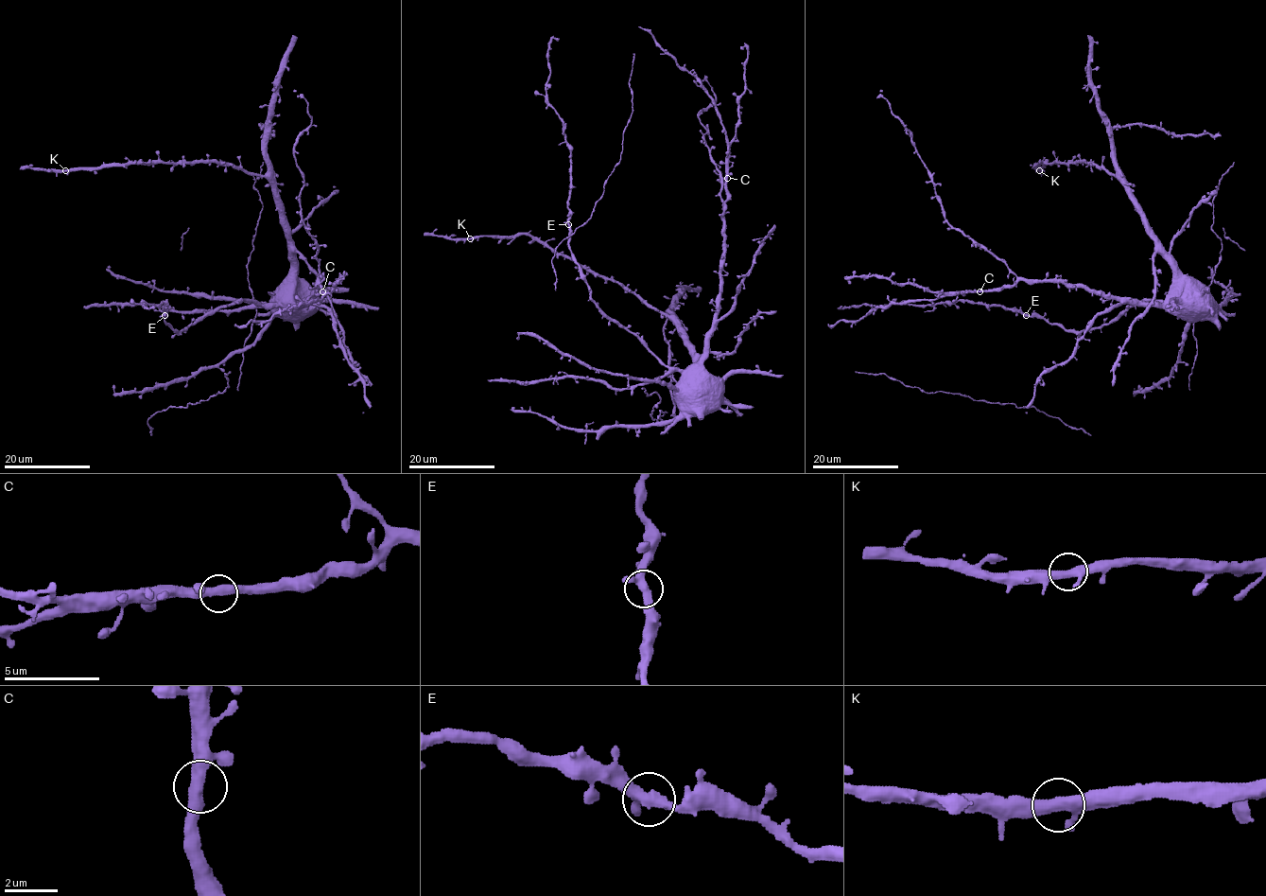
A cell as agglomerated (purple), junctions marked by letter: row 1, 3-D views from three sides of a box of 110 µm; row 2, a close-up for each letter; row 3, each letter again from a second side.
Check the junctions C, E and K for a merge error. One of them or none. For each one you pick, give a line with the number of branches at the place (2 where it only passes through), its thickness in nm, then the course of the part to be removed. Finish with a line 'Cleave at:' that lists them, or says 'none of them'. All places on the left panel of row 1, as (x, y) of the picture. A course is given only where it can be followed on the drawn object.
Cleave at: none of them

